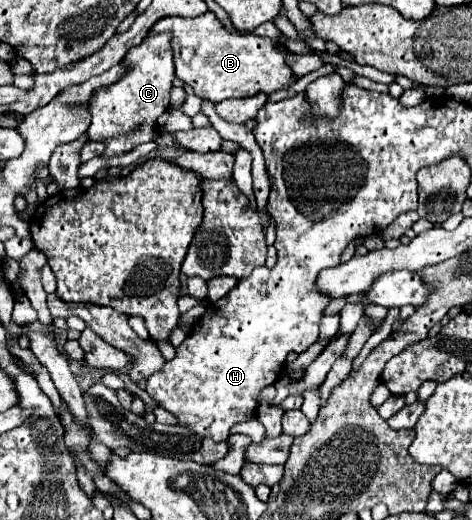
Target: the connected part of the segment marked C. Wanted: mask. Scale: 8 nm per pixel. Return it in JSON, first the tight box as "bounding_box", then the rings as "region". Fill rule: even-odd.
{"bounding_box":[87,35,175,159],"region":[[[169,35],[145,37],[143,43],[127,51],[121,65],[125,65],[125,75],[117,83],[93,91],[93,97],[87,103],[91,115],[87,137],[89,141],[105,145],[105,151],[101,153],[105,159],[129,153],[137,145],[155,139],[155,133],[159,131],[157,119],[169,109],[169,91],[175,79]]]}

